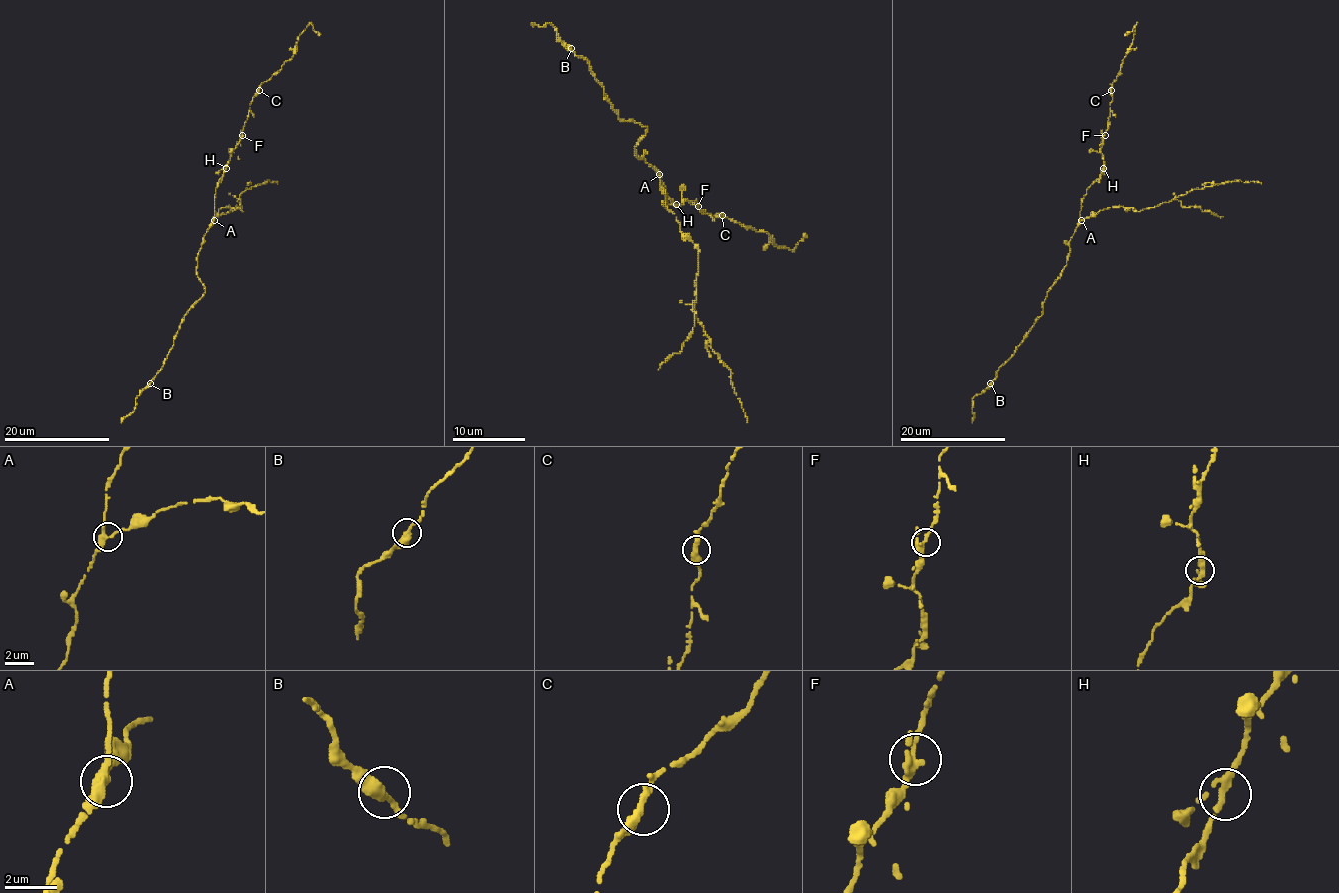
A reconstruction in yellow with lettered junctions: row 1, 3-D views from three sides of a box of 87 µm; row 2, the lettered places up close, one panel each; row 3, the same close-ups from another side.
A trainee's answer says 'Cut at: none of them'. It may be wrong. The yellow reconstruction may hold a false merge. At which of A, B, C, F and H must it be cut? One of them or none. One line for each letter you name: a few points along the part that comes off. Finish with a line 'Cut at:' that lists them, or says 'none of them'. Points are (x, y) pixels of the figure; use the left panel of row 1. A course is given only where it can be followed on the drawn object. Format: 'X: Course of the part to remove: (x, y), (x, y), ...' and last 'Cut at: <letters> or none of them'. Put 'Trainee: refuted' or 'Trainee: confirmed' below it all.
A: Course of the part to remove: (214, 221), (221, 207), (238, 207), (242, 211), (239, 196), (246, 189), (268, 180), (277, 184)
Cut at: A
Trainee: refuted

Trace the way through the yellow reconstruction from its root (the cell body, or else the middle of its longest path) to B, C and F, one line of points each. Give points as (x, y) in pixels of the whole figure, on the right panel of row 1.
B: (1080, 223), (1069, 242), (1067, 265), (1047, 293), (1043, 314), (990, 383)
C: (1080, 223), (1081, 200), (1103, 169), (1101, 143), (1110, 115), (1111, 90)
F: (1080, 223), (1081, 200), (1103, 169), (1101, 143), (1105, 135)

